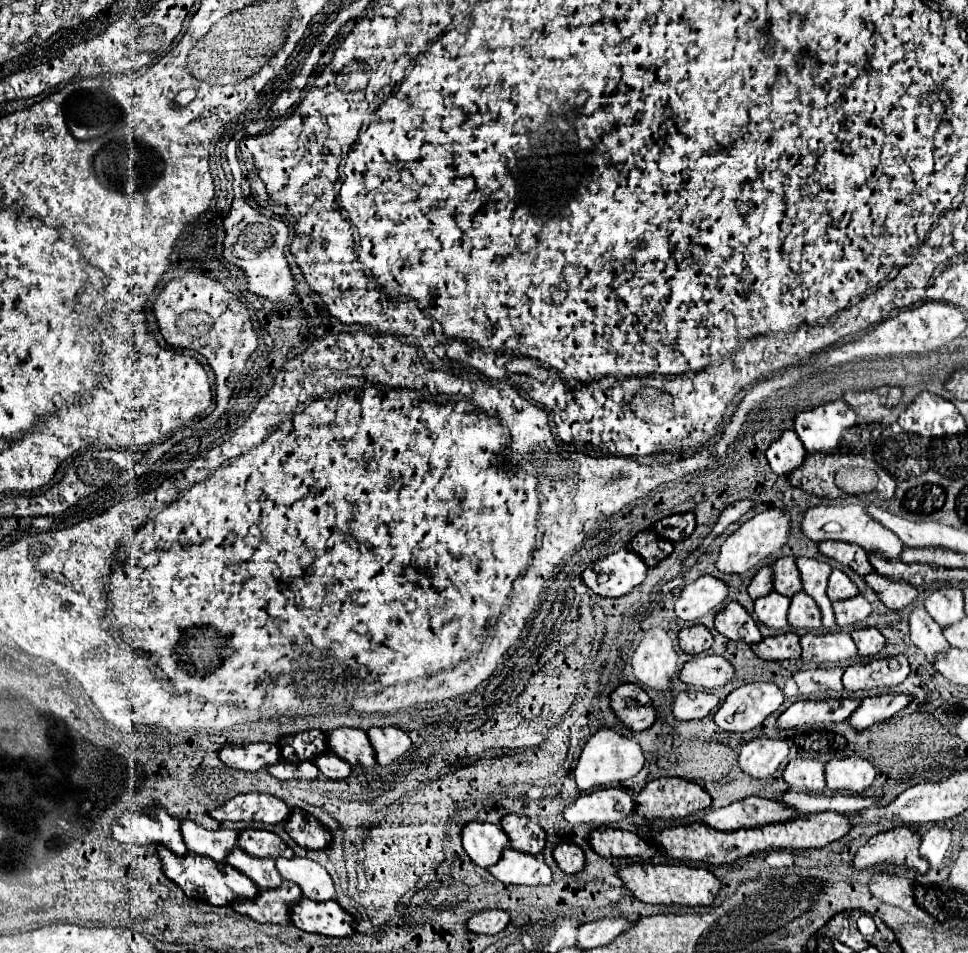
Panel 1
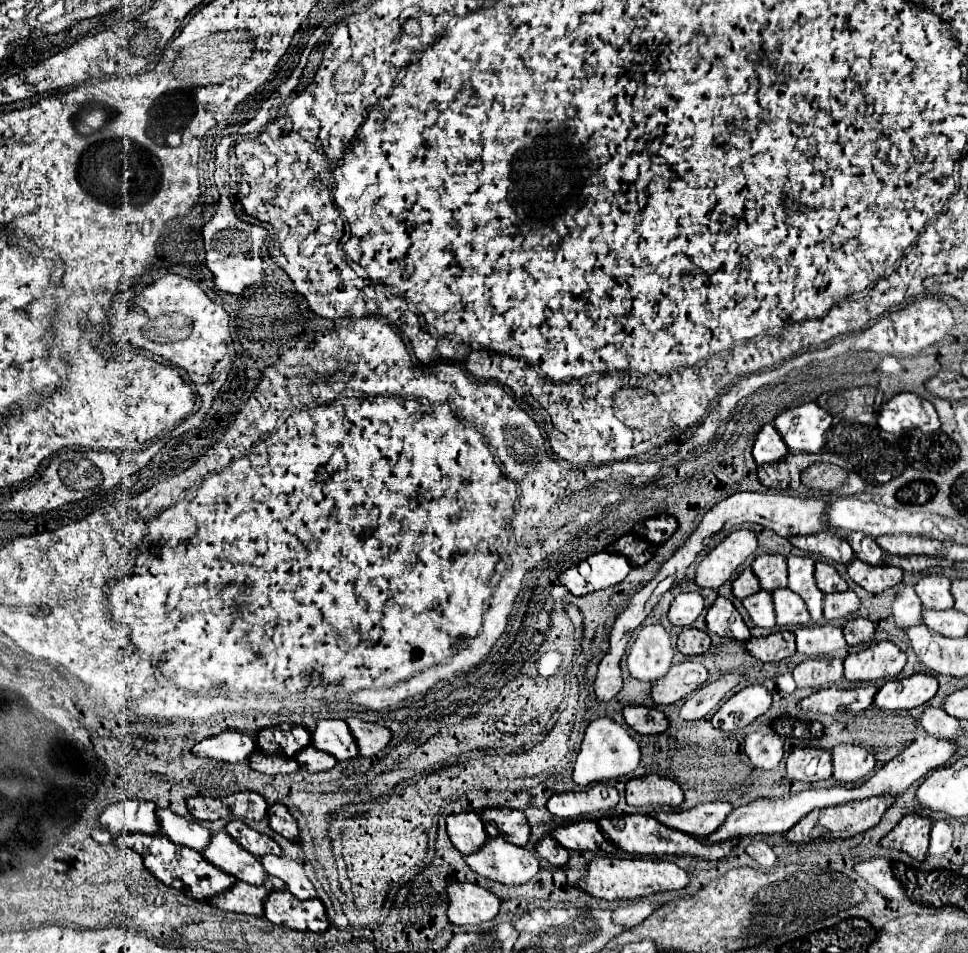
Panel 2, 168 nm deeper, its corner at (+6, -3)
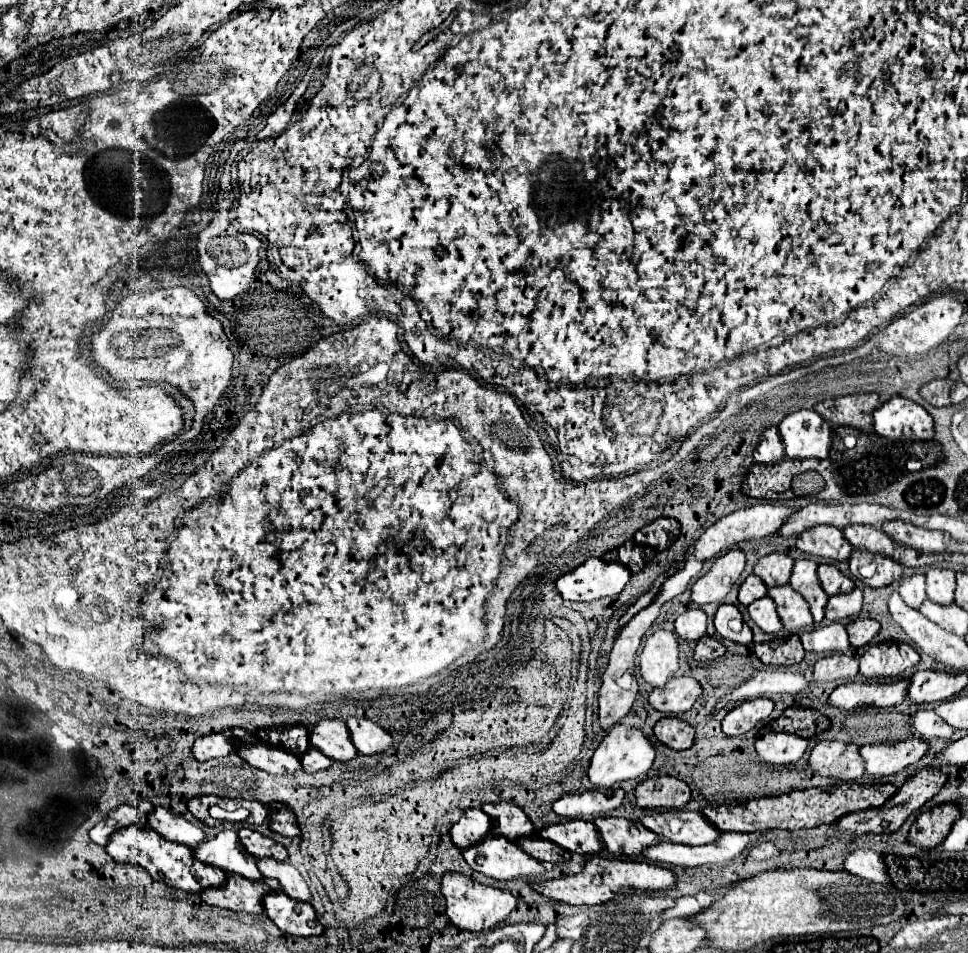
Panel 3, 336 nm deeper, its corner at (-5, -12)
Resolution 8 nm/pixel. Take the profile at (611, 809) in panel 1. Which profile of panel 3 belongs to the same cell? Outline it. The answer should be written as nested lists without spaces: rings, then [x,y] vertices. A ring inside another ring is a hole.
[[[621,788],[611,790],[593,790],[583,794],[567,794],[561,796],[553,810],[565,818],[565,820],[577,820],[577,818],[595,818],[595,816],[607,816],[615,808],[621,806],[625,798],[625,792]]]

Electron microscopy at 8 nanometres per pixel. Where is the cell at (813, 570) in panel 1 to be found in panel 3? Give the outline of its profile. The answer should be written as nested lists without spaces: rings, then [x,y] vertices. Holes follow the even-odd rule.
[[[795,560],[793,574],[791,574],[791,586],[807,600],[815,624],[821,624],[825,618],[825,606],[829,596],[821,588],[821,582],[817,578],[817,562],[815,560]]]

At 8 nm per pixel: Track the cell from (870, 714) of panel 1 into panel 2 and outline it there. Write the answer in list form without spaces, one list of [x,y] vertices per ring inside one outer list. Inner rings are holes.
[[[914,673],[900,681],[888,681],[876,695],[874,705],[880,709],[914,709],[928,703],[938,691],[936,677],[928,673]]]

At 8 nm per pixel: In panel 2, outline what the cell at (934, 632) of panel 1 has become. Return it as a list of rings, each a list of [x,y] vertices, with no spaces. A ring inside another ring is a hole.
[[[904,585],[898,589],[892,603],[892,613],[900,629],[922,623],[922,603],[912,585]]]

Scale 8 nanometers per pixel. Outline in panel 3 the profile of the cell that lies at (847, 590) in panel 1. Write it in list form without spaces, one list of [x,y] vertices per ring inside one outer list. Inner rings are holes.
[[[821,564],[819,570],[817,570],[817,574],[819,574],[819,580],[821,580],[823,590],[825,590],[829,596],[847,594],[847,592],[851,592],[851,590],[855,588],[853,580],[847,578],[845,574],[841,574],[841,572],[839,572],[835,566],[831,566],[831,564]]]

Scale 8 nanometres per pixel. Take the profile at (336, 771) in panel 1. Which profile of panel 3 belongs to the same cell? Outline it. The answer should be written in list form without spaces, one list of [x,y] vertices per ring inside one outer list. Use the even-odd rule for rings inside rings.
[[[313,746],[307,750],[307,754],[301,756],[301,766],[303,766],[303,770],[309,772],[309,774],[319,772],[319,770],[327,770],[327,768],[331,768],[331,764],[333,764],[333,760],[329,760],[323,752],[319,752],[319,750],[313,748]]]

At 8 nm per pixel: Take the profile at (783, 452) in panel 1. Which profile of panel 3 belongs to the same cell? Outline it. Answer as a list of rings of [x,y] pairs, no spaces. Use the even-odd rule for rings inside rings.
[[[775,426],[765,430],[765,434],[763,434],[763,438],[761,438],[753,456],[755,456],[757,464],[775,464],[775,462],[781,462],[781,460],[787,458],[783,442],[781,442]]]

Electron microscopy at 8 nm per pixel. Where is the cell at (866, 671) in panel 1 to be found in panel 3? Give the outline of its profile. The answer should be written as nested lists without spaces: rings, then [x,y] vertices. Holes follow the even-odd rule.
[[[883,642],[871,646],[859,662],[859,674],[865,678],[897,676],[919,662],[919,654],[903,642]]]

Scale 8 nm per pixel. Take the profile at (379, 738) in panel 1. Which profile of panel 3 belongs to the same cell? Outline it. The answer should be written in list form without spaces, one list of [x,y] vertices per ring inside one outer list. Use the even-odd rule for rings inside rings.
[[[347,718],[347,728],[359,754],[381,754],[393,744],[391,734],[367,718]]]

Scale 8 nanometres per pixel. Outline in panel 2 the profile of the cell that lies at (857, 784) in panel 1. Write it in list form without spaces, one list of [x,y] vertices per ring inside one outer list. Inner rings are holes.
[[[836,745],[832,749],[834,757],[834,779],[842,783],[856,783],[876,769],[878,759],[872,751],[858,745]]]

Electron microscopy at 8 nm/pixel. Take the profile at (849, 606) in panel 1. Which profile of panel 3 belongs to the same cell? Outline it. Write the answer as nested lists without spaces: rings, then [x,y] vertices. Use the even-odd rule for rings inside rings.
[[[859,588],[851,590],[849,594],[837,594],[829,598],[829,604],[825,608],[825,618],[827,622],[839,622],[853,618],[861,612],[863,606],[863,594]]]

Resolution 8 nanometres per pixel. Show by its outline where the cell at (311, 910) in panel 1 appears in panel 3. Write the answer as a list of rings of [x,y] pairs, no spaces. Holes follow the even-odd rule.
[[[271,892],[263,900],[265,914],[275,926],[291,936],[321,936],[325,928],[319,922],[315,908],[307,902],[295,902],[285,892]]]

